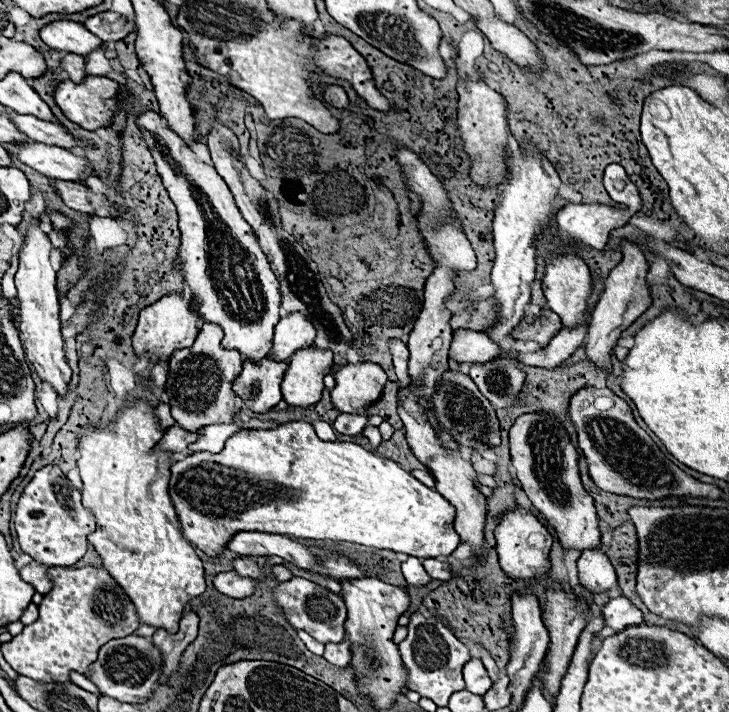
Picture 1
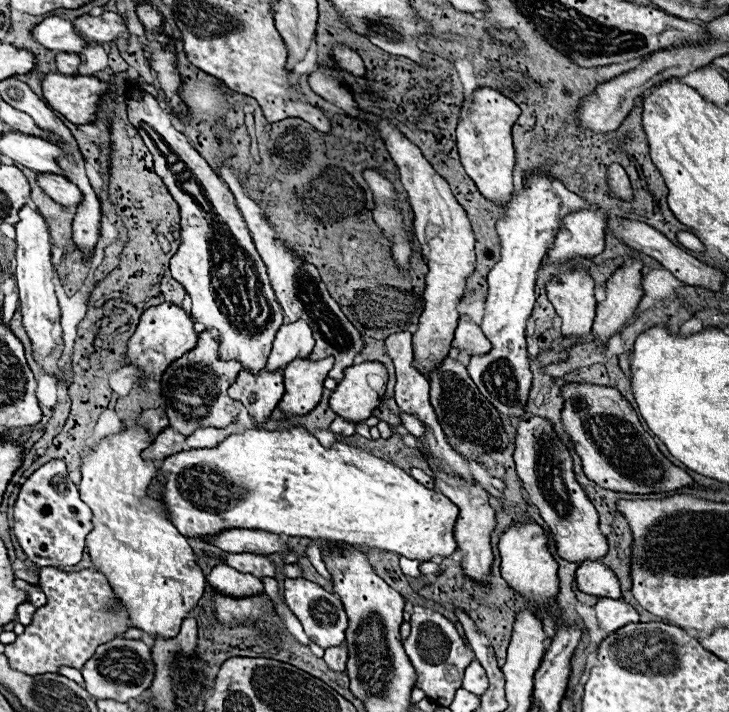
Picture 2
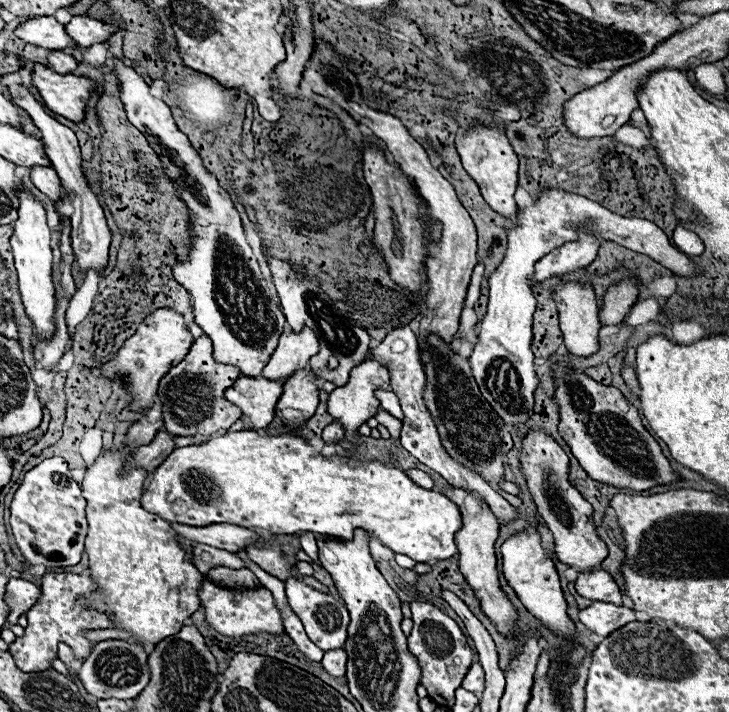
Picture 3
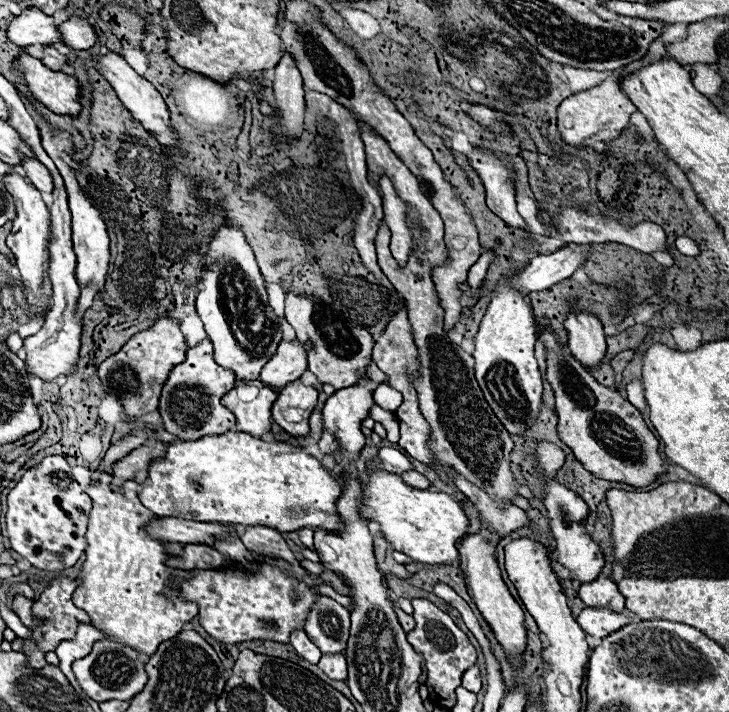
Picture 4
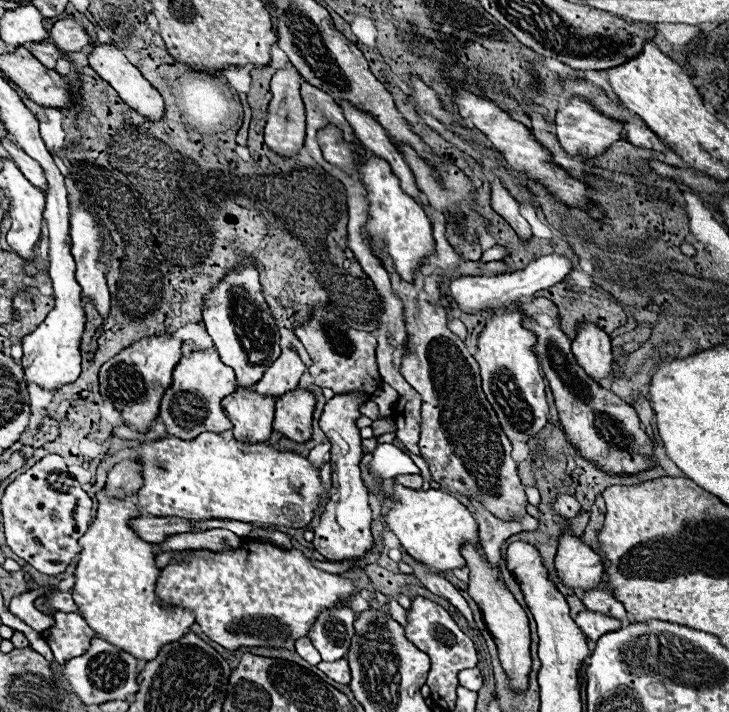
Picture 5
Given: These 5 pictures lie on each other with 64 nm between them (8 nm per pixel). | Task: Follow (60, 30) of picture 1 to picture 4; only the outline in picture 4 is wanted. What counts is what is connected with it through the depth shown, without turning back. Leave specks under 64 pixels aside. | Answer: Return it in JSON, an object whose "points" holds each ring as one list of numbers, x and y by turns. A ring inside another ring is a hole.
{"points":[[26,8,20,16,14,16,6,28,8,40,16,46,30,44,56,44,62,42,56,24,50,16,42,14,38,8]]}

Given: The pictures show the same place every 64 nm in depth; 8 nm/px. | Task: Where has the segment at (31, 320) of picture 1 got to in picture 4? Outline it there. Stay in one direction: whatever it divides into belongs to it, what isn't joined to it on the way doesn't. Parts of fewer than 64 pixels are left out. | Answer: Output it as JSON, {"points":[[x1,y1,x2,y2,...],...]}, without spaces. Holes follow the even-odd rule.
{"points":[[10,170,4,176,4,186,12,194,14,204,16,204,16,218,14,218,12,234,8,234,8,238,6,238,6,244,10,246,10,250,16,256,16,266,20,268,20,274,22,274,22,284,24,284,24,292,26,292,30,310,42,312,44,308,48,308,48,296,44,296,40,290,44,284,44,276,46,276,44,264,48,262,48,236,50,236,48,208,40,196,40,192,32,184,28,184,26,178,22,178,16,170]]}

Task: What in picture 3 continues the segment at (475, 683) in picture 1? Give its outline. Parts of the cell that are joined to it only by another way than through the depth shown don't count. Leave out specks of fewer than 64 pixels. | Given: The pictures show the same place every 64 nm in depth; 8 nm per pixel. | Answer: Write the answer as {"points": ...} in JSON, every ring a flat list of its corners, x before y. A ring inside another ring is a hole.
{"points":[[474,662,462,682,462,688,474,692,474,694,480,694,482,688,484,688,484,672,482,672,482,666,478,662]]}

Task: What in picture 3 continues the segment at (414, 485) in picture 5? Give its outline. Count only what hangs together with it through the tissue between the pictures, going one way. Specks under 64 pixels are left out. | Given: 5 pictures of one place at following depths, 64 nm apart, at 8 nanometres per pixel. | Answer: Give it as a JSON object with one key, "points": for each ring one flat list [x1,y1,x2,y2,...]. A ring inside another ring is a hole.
{"points":[[412,468,410,470,405,471,406,475,416,482,417,485,423,487,425,489,432,489,432,480,426,473,418,470,416,468]]}

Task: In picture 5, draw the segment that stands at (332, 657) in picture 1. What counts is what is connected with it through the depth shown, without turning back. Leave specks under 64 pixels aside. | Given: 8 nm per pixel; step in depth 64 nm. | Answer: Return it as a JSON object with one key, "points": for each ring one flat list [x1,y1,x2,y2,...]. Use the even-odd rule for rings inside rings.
{"points":[[338,660,338,662,334,662,334,664,330,664,330,662,320,662,318,664,318,668,326,674,326,676,330,676,332,680,336,680,336,682,340,682,340,684,350,684,350,670,348,670,348,660]]}

